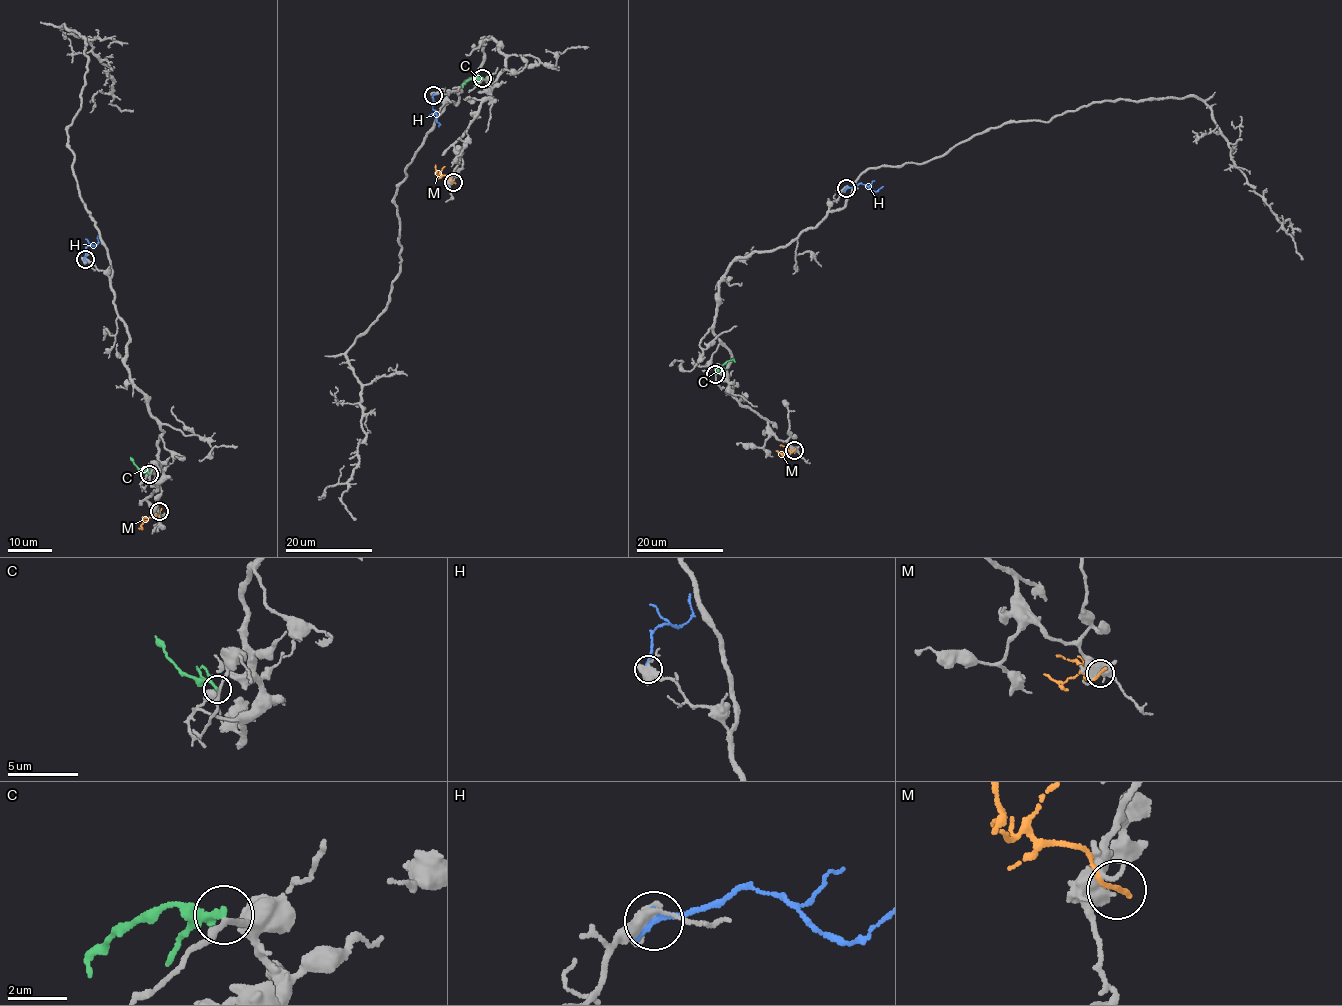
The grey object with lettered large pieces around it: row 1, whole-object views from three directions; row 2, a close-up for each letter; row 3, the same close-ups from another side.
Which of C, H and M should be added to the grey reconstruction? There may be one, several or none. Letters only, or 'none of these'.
none of these

